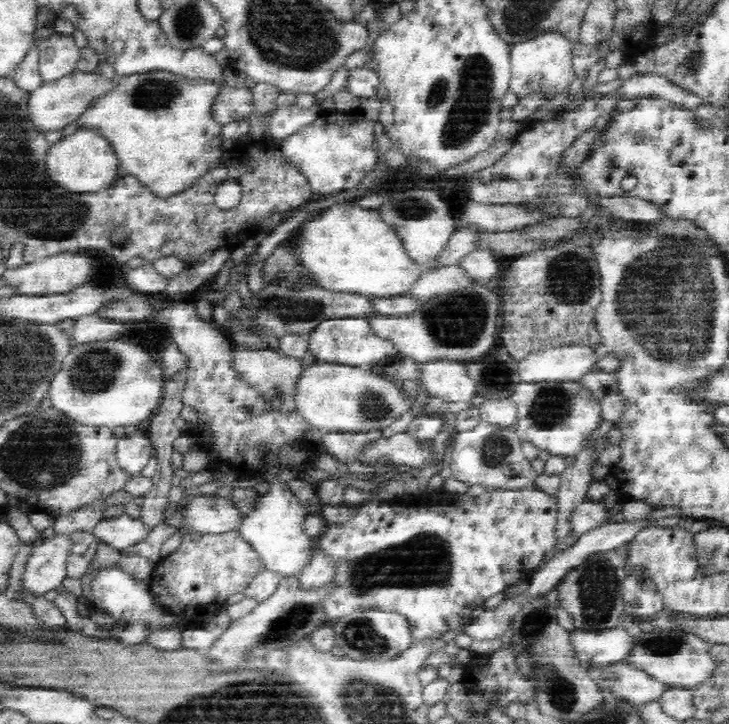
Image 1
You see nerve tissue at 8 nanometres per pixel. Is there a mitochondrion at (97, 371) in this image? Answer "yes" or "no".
yes

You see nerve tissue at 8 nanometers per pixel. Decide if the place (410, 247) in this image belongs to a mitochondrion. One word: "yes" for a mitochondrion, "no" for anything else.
no

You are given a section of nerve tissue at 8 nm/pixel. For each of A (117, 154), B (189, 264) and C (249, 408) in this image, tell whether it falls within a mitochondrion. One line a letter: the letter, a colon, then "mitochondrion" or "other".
A: other
B: other
C: mitochondrion

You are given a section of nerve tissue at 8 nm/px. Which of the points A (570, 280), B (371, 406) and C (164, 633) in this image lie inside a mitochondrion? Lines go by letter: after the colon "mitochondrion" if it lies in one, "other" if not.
A: mitochondrion
B: mitochondrion
C: other

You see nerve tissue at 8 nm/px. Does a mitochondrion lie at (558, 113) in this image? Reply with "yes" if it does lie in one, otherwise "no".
no

